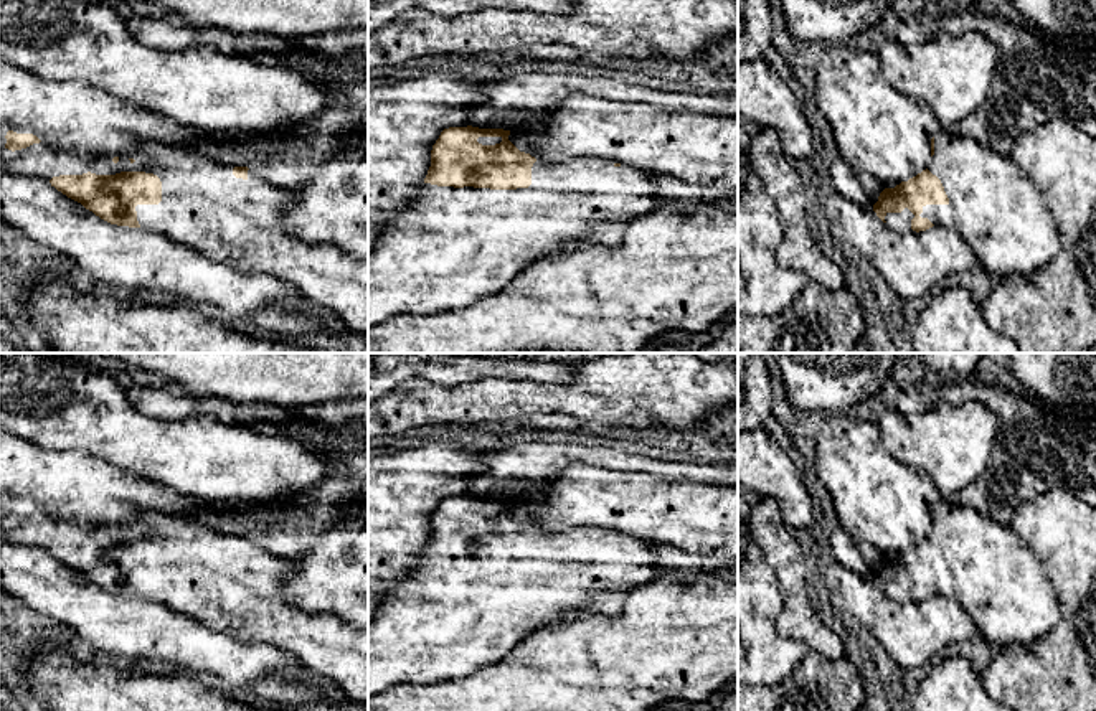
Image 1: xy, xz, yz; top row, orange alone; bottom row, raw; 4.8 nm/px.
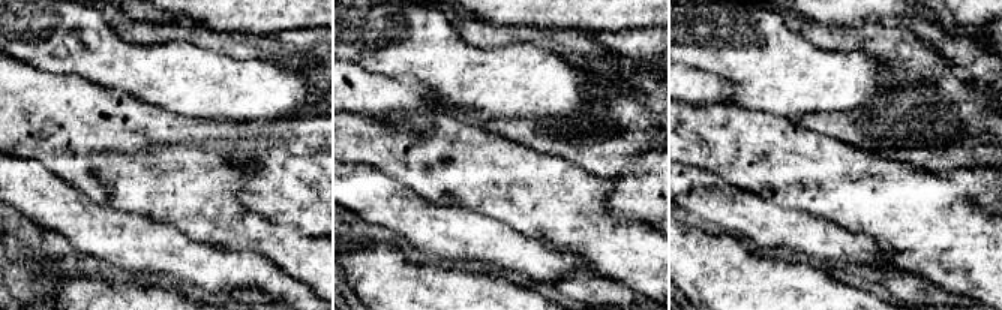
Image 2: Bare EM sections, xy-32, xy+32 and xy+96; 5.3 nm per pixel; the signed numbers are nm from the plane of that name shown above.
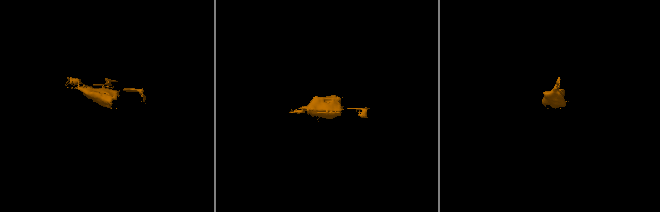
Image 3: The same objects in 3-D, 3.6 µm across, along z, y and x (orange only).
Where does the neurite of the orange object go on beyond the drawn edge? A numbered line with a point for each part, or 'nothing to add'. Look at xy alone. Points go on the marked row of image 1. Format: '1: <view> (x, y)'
1: xy (233, 221)

